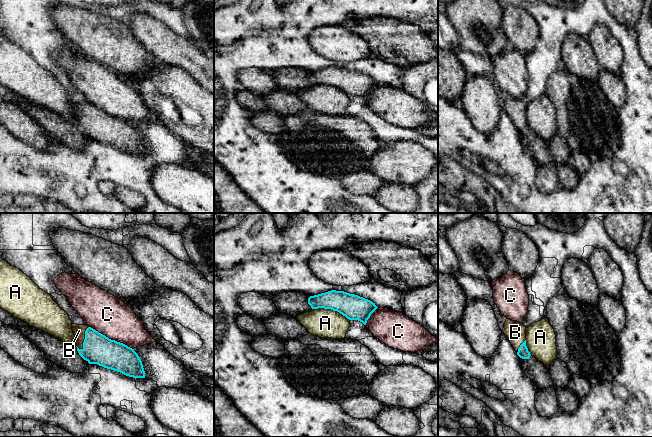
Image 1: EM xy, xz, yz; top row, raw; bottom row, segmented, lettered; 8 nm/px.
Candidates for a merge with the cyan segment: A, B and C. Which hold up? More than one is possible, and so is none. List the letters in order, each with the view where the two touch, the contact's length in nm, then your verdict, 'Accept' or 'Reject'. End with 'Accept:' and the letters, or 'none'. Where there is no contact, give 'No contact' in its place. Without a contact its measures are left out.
A: Touches cyan in xz. Shared border 320 nm. Reject
B: Touches cyan in xy. Shared border 200 nm. Accept
C: Touches cyan in xy. Shared border 400 nm. Reject
Accept: B

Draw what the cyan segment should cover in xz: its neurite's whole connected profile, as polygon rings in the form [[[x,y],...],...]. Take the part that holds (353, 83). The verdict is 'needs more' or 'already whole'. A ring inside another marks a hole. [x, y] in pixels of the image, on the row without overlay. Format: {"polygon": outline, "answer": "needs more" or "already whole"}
{"polygon": [[[331,66],[310,72],[312,85],[324,84],[337,87],[349,96],[358,96],[366,101],[371,90],[378,84],[372,77],[344,67]]], "answer": "already whole"}

